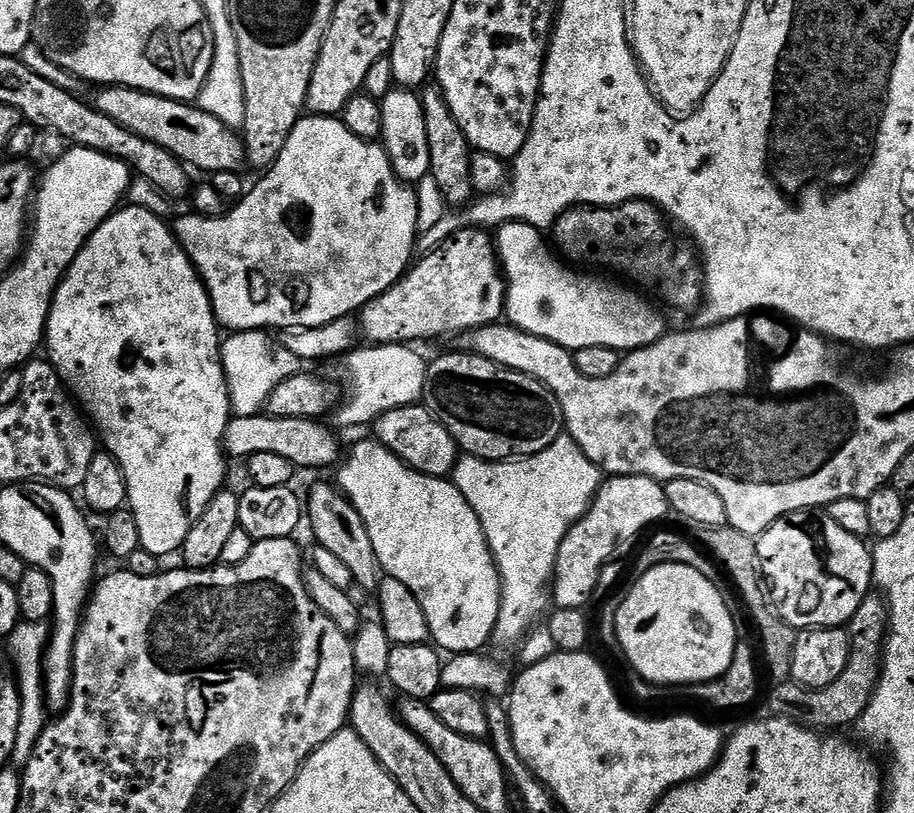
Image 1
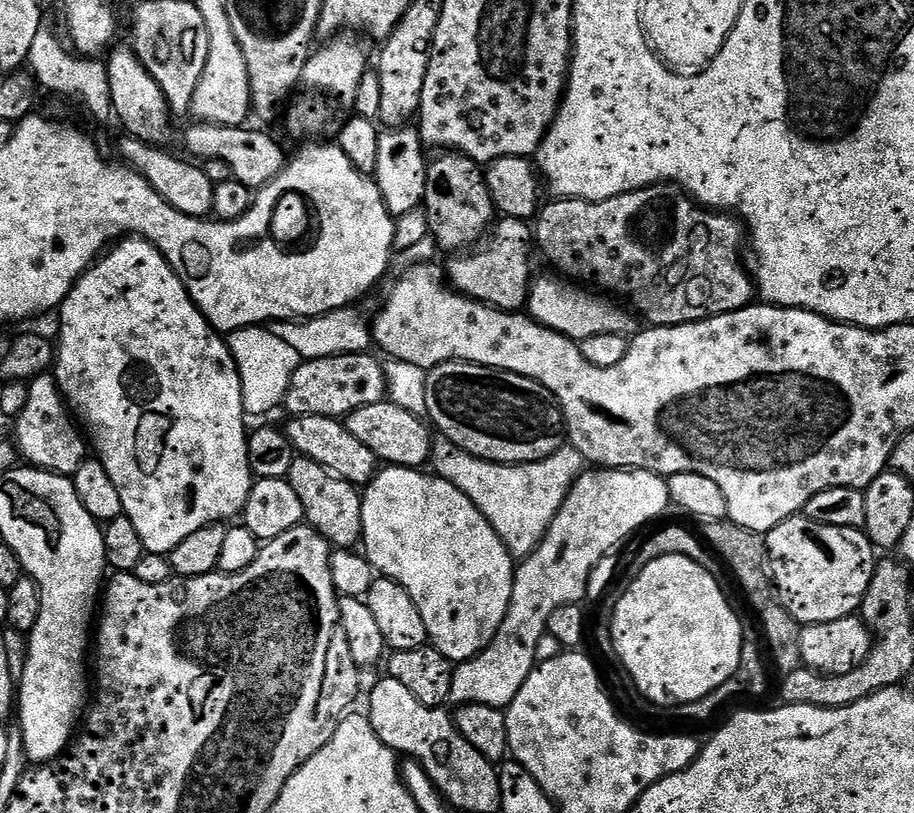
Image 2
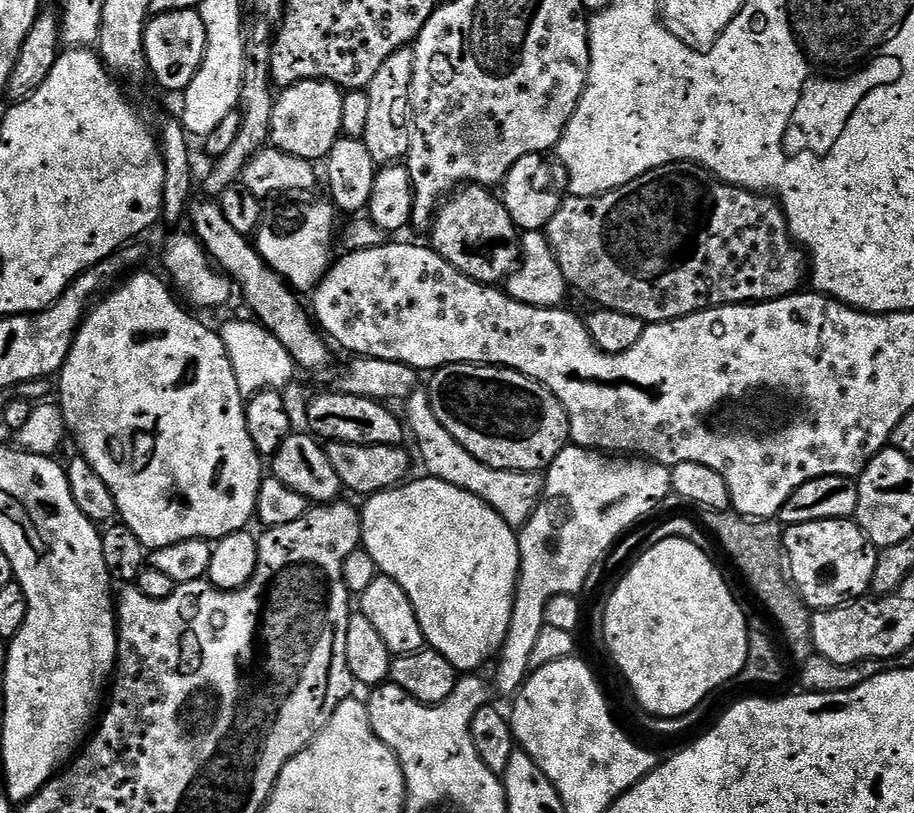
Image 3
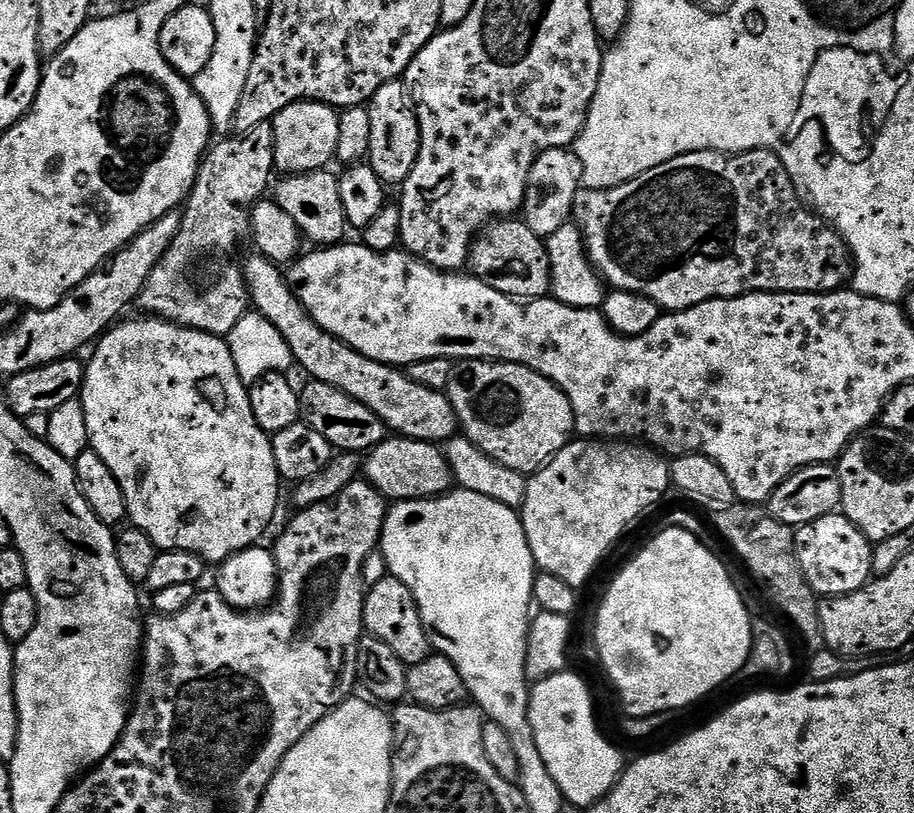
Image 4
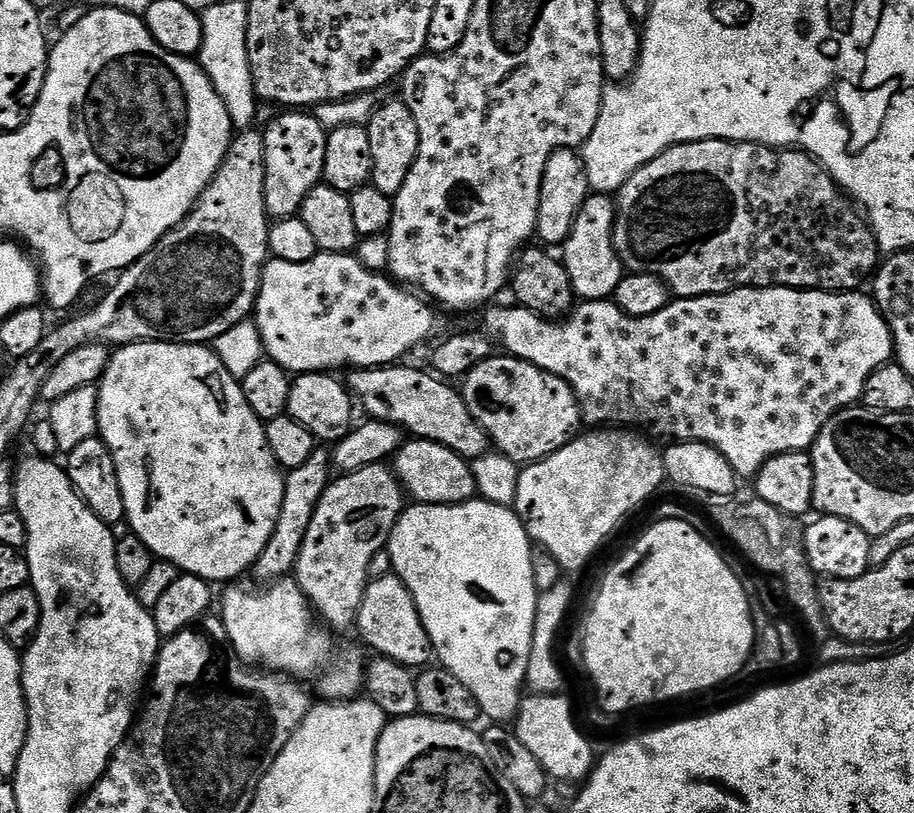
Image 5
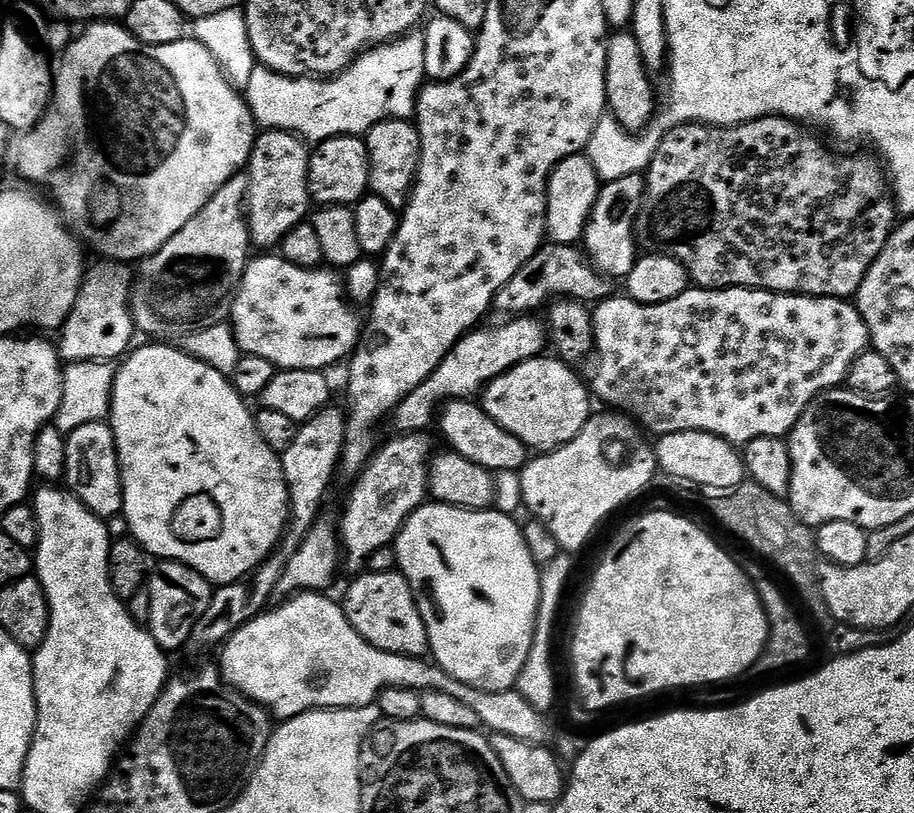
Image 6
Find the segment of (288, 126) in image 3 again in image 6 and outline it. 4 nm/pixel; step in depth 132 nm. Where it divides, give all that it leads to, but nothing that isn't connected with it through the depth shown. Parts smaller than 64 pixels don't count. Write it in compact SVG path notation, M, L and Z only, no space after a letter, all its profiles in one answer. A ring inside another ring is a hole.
M264 130L257 135L256 145L252 148L252 159L248 161L248 229L252 243L260 250L276 250L287 240L288 235L300 224L309 219L308 171L312 153L309 145L293 132Z

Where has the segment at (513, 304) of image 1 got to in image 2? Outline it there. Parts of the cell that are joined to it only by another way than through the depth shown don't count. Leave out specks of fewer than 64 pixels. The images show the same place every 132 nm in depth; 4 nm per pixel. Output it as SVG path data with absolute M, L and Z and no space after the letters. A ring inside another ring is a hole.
M551 275L544 276L541 280L540 277L533 279L526 305L532 319L537 320L542 326L560 332L577 342L586 338L594 338L594 334L628 336L637 331L636 324L632 321L633 313L627 307L617 303L615 299L609 298L599 291L589 290L579 283L569 282L559 275Z

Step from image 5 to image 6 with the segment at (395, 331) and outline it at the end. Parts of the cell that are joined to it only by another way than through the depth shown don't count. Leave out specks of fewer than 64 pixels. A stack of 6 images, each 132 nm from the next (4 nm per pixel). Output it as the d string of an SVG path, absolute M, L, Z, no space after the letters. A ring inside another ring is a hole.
M260 254L249 260L244 281L236 291L236 301L232 303L230 317L232 333L243 355L266 358L280 370L328 370L331 364L336 364L339 360L347 361L351 357L362 340L362 322L360 326L360 316L346 295L341 277L339 280L335 271L324 271L299 268L280 254Z

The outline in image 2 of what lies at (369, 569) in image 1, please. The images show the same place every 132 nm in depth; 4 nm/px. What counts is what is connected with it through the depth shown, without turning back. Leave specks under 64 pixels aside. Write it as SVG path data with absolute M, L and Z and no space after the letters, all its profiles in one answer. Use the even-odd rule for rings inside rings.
M297 455L294 466L290 466L286 479L290 486L294 486L294 494L298 494L302 502L304 519L309 528L316 528L318 534L326 537L329 544L336 548L355 549L361 543L364 534L362 492L357 485L346 482L326 470L326 466L301 455Z

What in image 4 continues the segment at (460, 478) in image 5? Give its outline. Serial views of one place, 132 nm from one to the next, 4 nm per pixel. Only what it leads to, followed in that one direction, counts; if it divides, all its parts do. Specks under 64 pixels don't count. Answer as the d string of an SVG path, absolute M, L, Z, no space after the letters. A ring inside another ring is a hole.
M399 434L385 438L377 448L371 449L363 457L362 476L374 485L388 502L430 500L434 496L444 495L454 484L452 471L444 457L444 449L439 443L412 440L409 436Z

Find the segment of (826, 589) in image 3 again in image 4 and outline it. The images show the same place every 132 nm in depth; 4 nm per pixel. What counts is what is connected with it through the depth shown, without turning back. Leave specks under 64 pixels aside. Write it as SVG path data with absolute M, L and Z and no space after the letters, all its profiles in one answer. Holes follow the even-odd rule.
M842 514L823 516L814 522L795 529L796 560L800 564L806 582L817 597L845 596L863 588L873 579L873 541L868 540Z

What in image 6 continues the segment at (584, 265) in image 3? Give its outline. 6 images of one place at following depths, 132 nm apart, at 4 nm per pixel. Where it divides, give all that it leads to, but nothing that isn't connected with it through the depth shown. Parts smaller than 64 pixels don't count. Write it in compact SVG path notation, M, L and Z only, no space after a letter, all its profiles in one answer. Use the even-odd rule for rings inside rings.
M764 116L745 124L733 124L730 128L717 128L715 124L695 122L669 128L660 139L652 163L646 169L644 211L641 212L636 226L639 243L648 247L645 249L655 249L661 256L669 256L682 262L682 266L686 266L688 271L689 281L697 288L762 288L765 292L786 292L789 296L855 297L870 266L878 258L878 254L882 254L886 242L892 236L892 229L898 223L898 209L890 191L889 177L875 155L839 156L838 153L831 152L815 134L817 135L811 127L788 120L785 116Z

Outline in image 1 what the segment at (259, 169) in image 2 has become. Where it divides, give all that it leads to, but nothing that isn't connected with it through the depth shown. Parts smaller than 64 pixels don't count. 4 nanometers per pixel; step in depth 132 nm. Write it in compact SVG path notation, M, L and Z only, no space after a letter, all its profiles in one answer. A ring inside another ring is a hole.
M104 86L99 89L100 92L94 99L94 107L106 118L114 118L118 126L126 126L138 138L146 138L146 142L154 142L154 146L162 146L174 158L178 158L181 164L189 169L197 168L200 172L236 172L246 164L244 154L244 141L238 135L237 129L227 128L214 114L206 114L195 103L185 102L183 100L171 100L165 96L155 96L153 92L140 92L137 88L126 88L123 86Z

